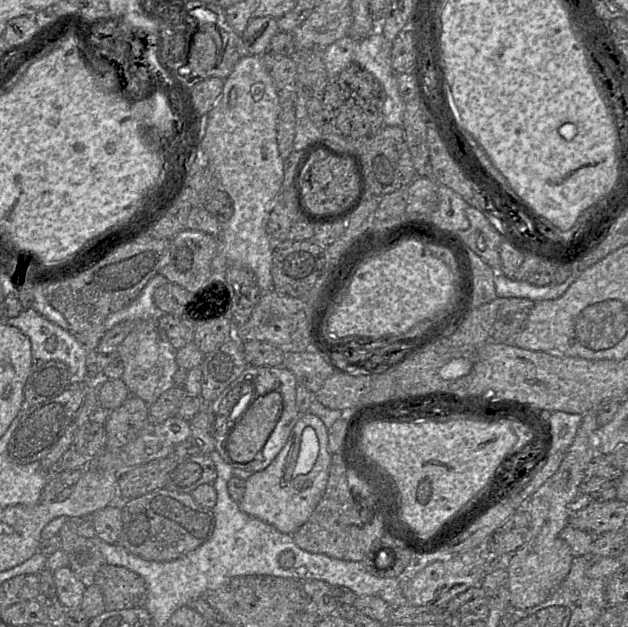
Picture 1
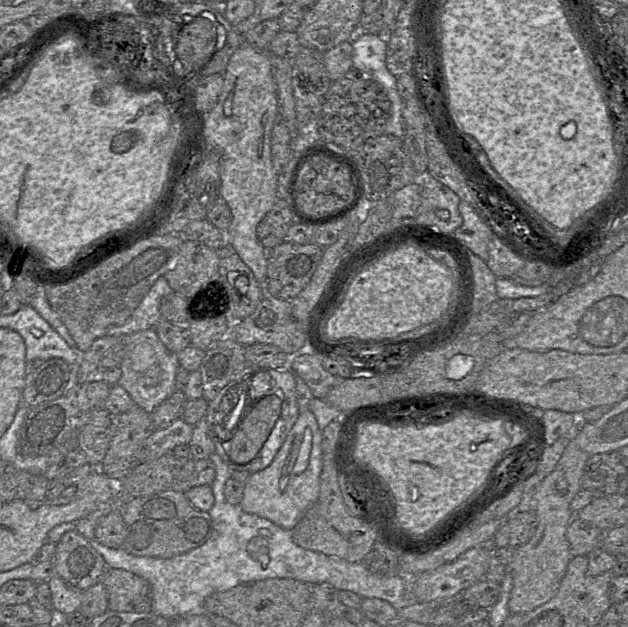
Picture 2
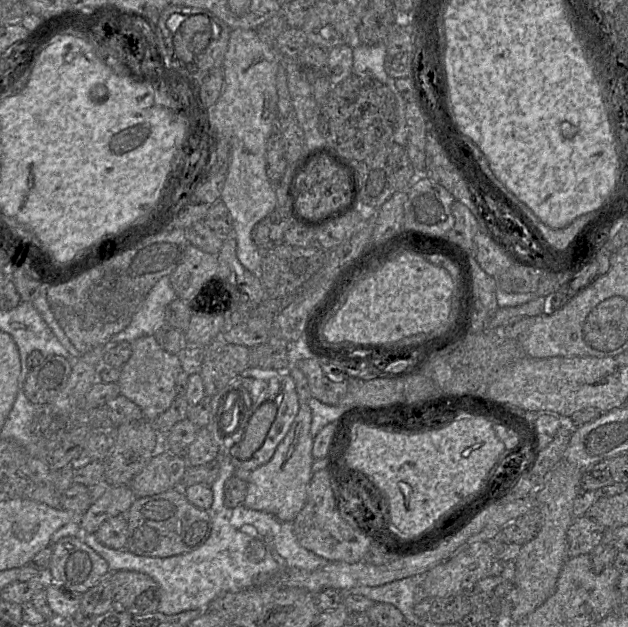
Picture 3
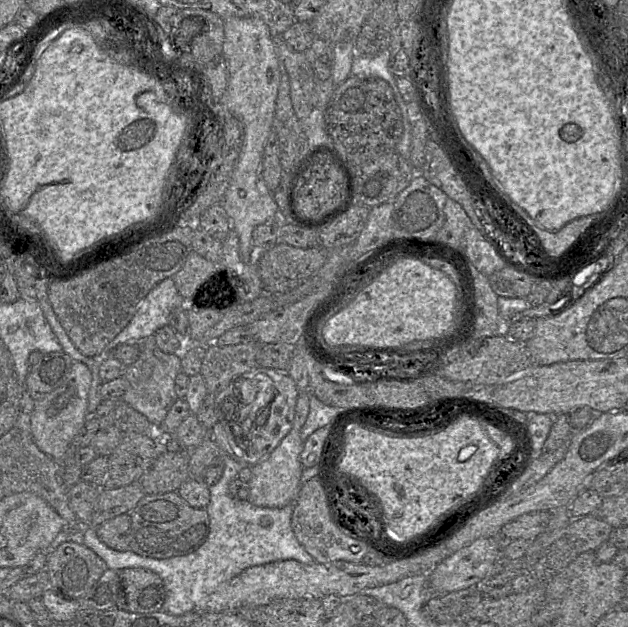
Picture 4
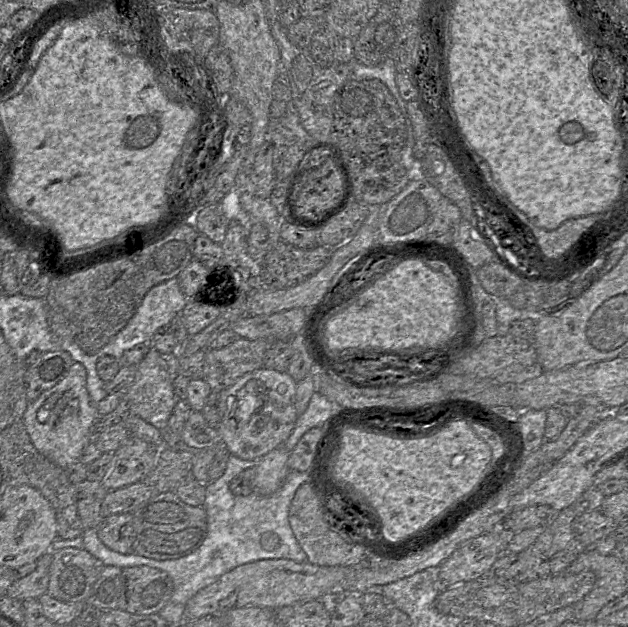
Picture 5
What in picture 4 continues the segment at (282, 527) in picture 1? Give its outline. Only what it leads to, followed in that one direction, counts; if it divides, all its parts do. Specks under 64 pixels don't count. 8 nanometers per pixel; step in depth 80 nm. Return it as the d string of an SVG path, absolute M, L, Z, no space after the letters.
M299 391L295 406L295 416L290 432L268 457L252 466L252 475L248 482L250 493L248 501L258 507L282 508L292 504L301 488L302 465L300 454L303 450L301 430L309 413L310 391Z

